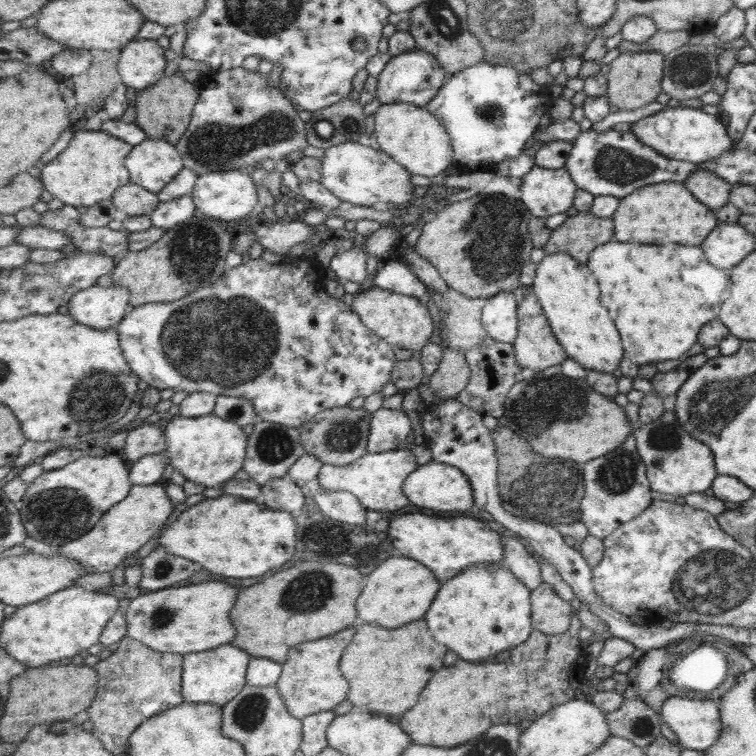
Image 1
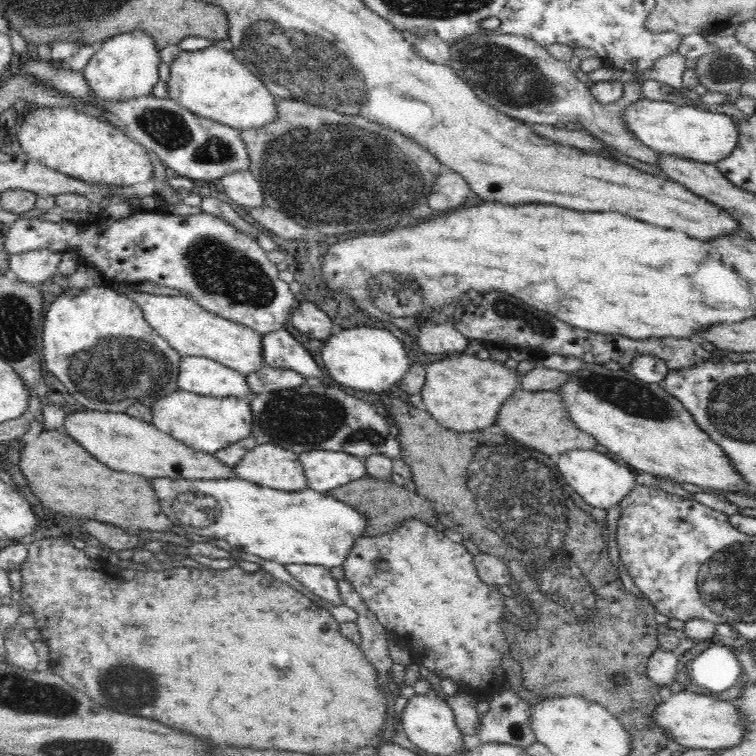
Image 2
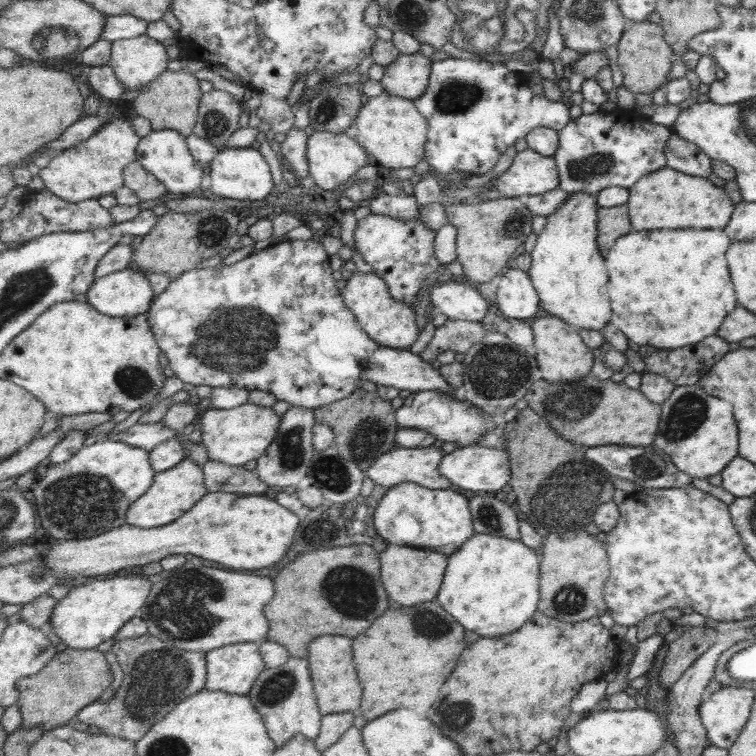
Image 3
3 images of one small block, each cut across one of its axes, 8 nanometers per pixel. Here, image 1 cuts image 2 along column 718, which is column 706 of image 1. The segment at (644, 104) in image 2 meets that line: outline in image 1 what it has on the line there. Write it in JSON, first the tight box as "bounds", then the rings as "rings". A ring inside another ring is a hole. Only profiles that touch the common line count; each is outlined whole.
{"bounds":[630,107,735,165],"rings":[[[676,107],[645,116],[632,123],[630,130],[639,143],[646,144],[664,158],[699,165],[717,160],[721,154],[732,149],[735,141],[727,137],[725,127],[712,110]]]}

